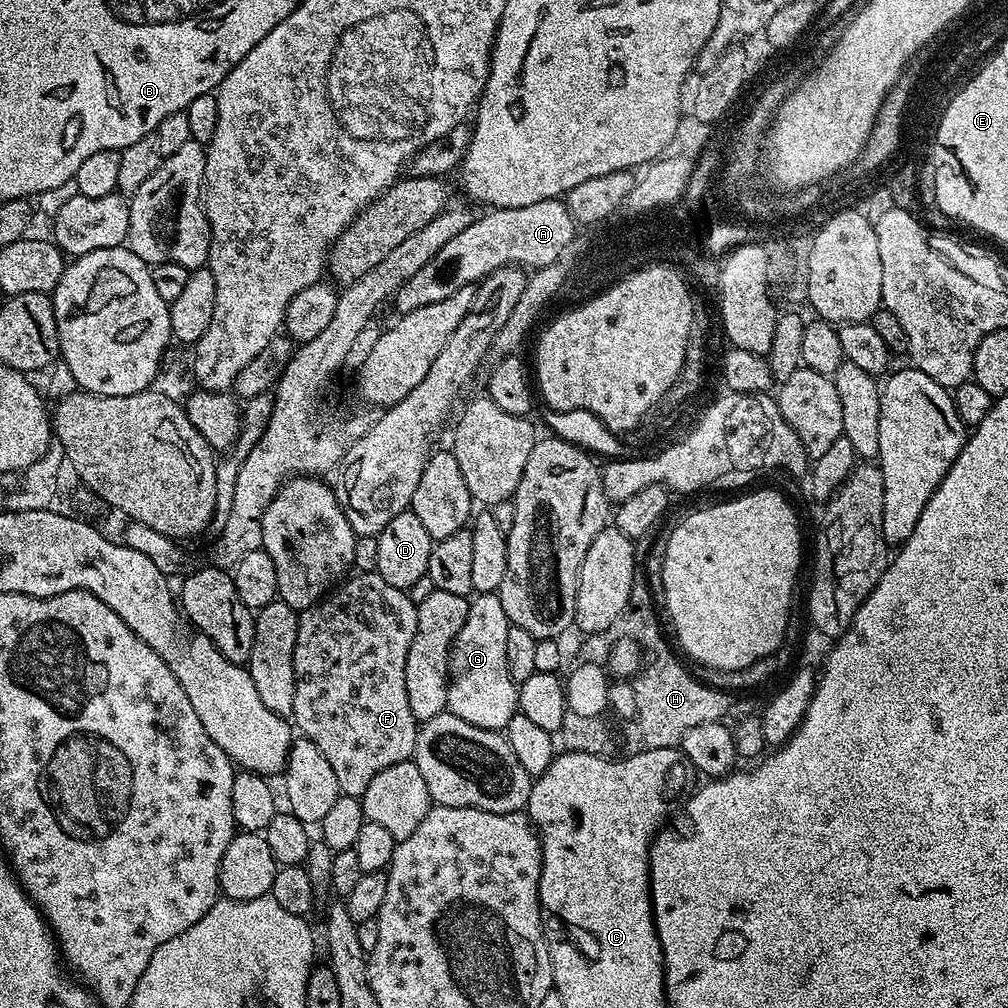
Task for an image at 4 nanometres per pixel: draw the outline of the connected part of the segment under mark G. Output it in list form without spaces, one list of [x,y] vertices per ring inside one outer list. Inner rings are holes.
[[[482,592],[473,595],[468,605],[466,622],[462,622],[462,630],[458,630],[452,643],[452,654],[448,657],[447,711],[462,718],[462,722],[470,722],[470,726],[491,732],[507,729],[514,711],[514,685],[506,662],[506,634],[509,627],[506,610],[502,610],[502,602],[497,593]]]

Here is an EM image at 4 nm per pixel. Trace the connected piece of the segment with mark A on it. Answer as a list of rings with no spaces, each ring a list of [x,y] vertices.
[[[560,198],[534,202],[530,206],[496,206],[485,212],[488,212],[485,216],[477,215],[475,222],[466,226],[458,238],[450,238],[450,242],[446,242],[446,246],[442,246],[442,250],[438,250],[438,254],[434,254],[434,258],[422,266],[422,270],[417,270],[412,277],[406,278],[406,282],[402,282],[394,297],[397,313],[422,310],[422,306],[430,306],[430,302],[442,302],[442,298],[450,298],[454,290],[462,286],[475,286],[499,268],[519,266],[525,270],[535,270],[550,266],[550,262],[554,262],[554,258],[558,258],[562,249],[578,234],[577,222],[570,214],[567,203]]]

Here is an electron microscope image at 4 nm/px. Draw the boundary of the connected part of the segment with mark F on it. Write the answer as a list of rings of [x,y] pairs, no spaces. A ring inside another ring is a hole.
[[[356,572],[349,575],[335,590],[329,591],[324,599],[319,600],[314,606],[303,609],[298,616],[298,638],[294,646],[294,710],[291,719],[294,728],[303,739],[314,742],[318,750],[330,762],[334,775],[338,777],[338,786],[345,796],[363,796],[366,786],[374,779],[374,774],[382,774],[386,766],[394,766],[403,760],[412,760],[416,754],[416,734],[418,722],[410,710],[410,698],[406,696],[406,654],[410,654],[410,642],[414,642],[414,634],[418,630],[418,614],[416,603],[408,597],[405,589],[390,586],[386,578],[374,572]]]

